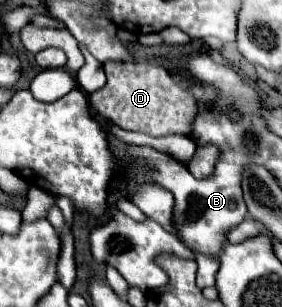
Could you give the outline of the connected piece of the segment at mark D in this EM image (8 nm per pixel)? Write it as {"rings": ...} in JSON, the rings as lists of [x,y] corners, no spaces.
{"rings":[[[108,62],[104,64],[104,72],[106,72],[106,86],[102,90],[96,90],[88,96],[90,106],[106,116],[108,120],[112,120],[114,124],[118,124],[124,130],[136,130],[136,132],[144,132],[150,136],[170,136],[170,134],[182,134],[182,136],[190,136],[190,128],[194,124],[194,116],[198,114],[196,110],[196,100],[190,92],[186,92],[178,82],[174,82],[170,78],[170,74],[156,66],[156,64],[124,64],[124,62]]]}

